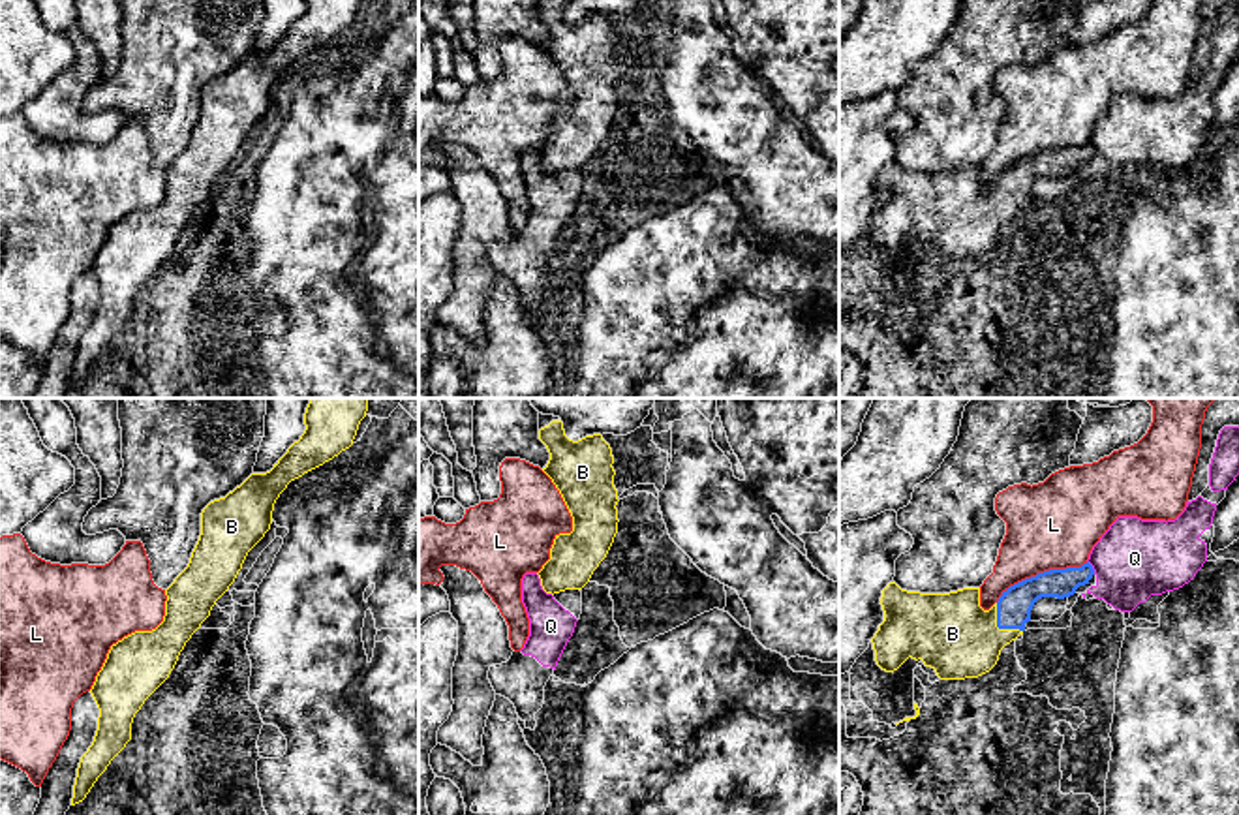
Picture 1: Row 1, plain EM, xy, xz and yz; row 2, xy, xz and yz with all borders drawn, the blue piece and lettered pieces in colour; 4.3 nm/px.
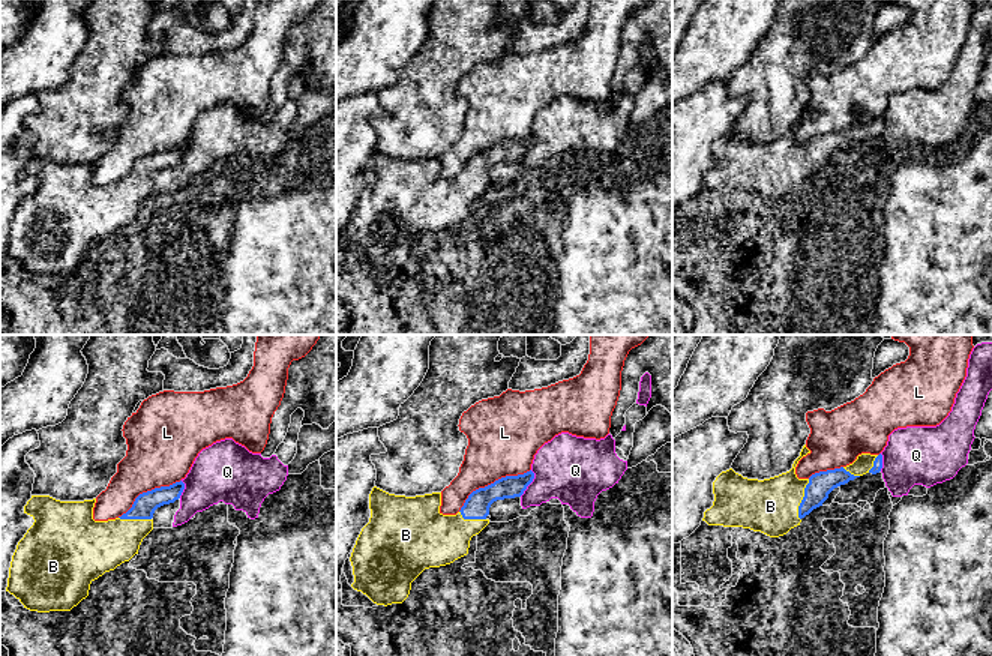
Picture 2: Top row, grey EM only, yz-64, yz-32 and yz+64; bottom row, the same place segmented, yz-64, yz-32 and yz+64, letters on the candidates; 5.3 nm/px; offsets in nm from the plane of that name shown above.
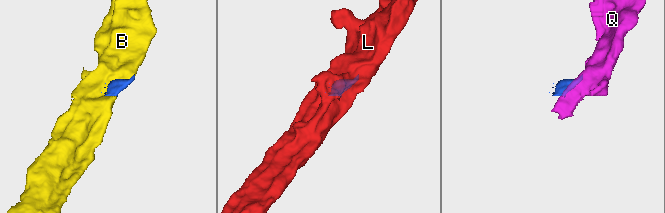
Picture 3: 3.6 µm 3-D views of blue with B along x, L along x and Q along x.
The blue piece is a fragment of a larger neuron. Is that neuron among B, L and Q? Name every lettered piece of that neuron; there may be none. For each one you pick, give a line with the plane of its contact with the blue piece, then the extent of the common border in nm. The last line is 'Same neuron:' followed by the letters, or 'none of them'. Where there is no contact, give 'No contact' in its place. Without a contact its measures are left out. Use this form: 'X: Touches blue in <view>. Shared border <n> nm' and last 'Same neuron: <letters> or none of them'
B: Touches blue in yz. Shared border 170 nm
Same neuron: B

